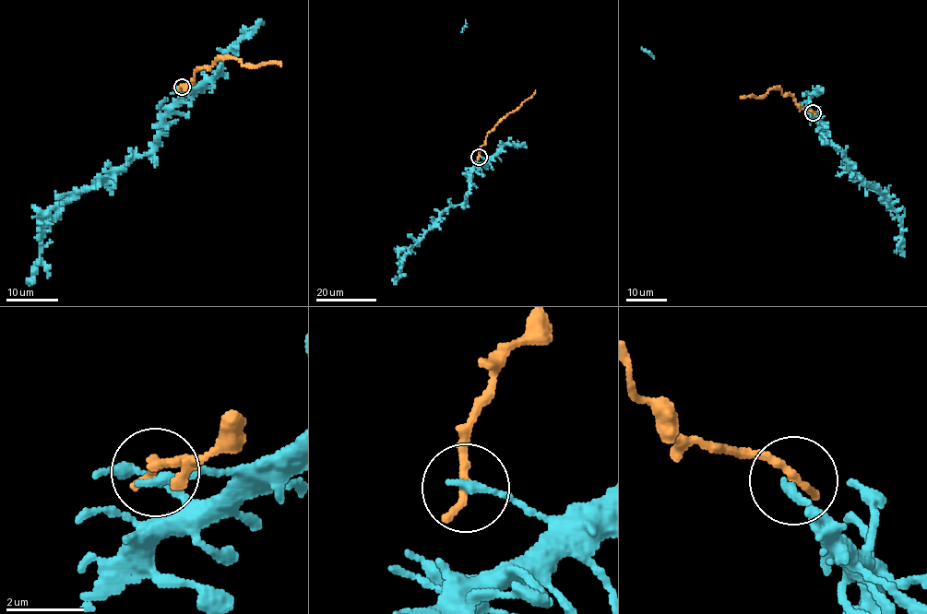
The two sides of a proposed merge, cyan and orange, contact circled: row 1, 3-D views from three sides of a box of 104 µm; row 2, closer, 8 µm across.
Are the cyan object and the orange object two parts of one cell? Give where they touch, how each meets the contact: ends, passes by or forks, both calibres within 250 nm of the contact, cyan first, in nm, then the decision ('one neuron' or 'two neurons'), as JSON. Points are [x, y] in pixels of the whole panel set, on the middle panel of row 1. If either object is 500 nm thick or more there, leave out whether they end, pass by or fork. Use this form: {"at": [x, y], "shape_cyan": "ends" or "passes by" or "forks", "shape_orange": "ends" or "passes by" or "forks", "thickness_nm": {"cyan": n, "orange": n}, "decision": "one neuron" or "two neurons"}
{"at": [479, 157], "shape_cyan": "ends", "shape_orange": "ends", "thickness_nm": {"cyan": 240, "orange": 240}, "decision": "two neurons"}

